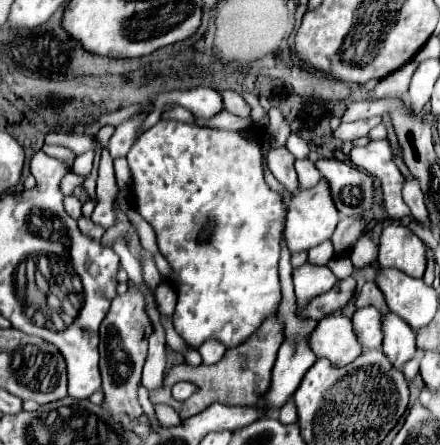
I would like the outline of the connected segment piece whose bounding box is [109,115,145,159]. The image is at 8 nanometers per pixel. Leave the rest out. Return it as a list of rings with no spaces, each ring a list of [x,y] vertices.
[[[135,115],[133,119],[125,121],[123,125],[119,125],[119,127],[115,129],[113,137],[109,139],[109,151],[111,151],[111,157],[113,157],[113,159],[115,159],[115,157],[125,157],[125,155],[129,153],[129,149],[131,149],[133,143],[135,143],[135,137],[137,137],[135,131],[141,129],[143,119],[145,119],[145,115]]]

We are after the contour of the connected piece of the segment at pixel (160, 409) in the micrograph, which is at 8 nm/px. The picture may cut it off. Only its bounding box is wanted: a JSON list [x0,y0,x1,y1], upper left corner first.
[151,315,285,427]

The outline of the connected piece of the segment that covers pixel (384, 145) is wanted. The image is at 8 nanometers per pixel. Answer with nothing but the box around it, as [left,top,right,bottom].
[349,139,409,219]

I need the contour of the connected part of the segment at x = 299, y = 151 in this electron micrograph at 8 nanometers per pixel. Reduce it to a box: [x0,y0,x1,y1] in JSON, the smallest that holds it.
[285,131,309,159]

